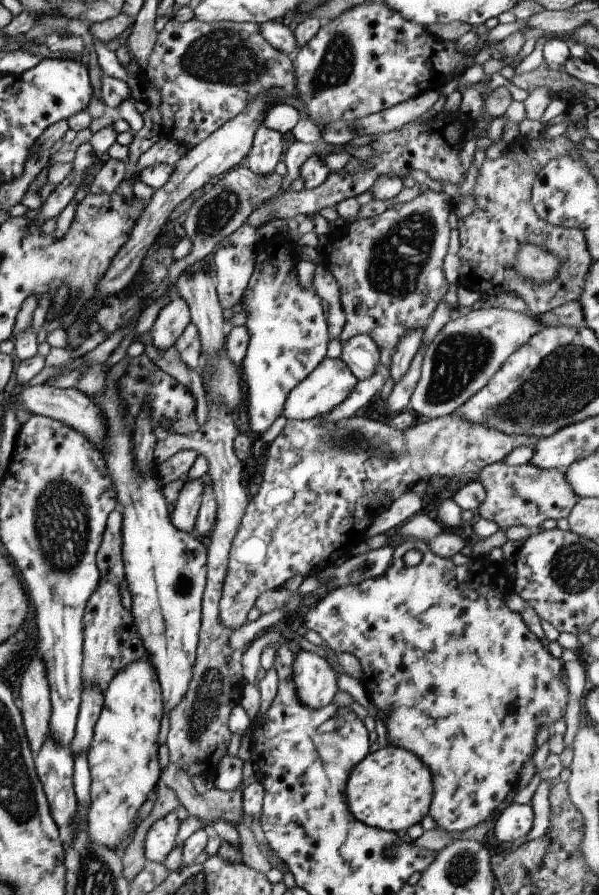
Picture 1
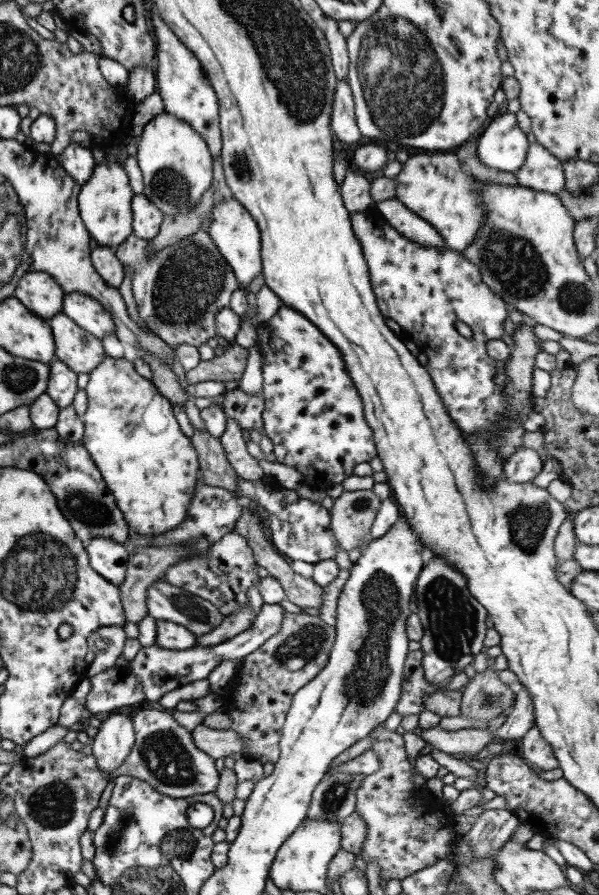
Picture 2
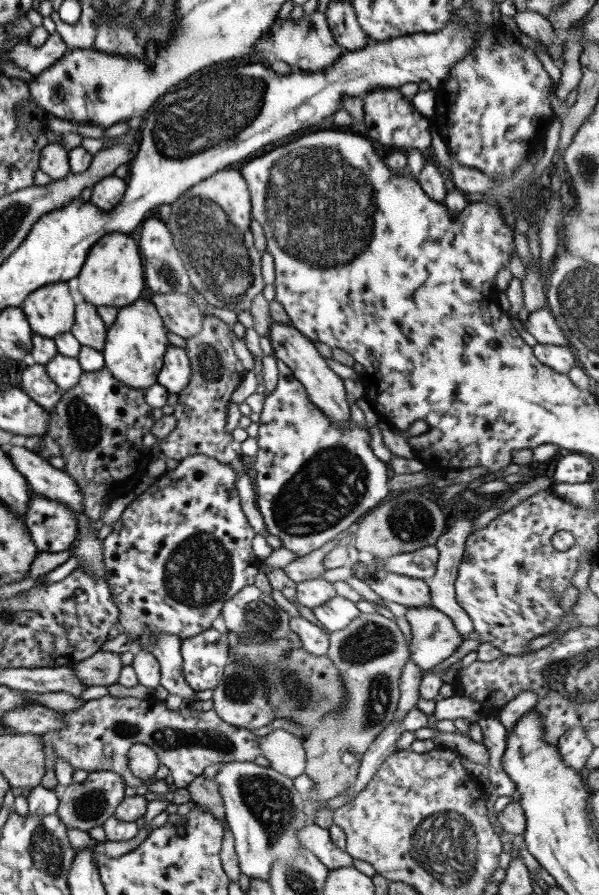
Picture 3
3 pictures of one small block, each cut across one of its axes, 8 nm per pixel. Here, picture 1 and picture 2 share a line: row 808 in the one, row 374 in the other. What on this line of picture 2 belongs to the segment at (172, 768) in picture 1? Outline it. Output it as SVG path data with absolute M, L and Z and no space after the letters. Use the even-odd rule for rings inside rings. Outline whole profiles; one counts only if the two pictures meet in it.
M232 342L220 356L199 361L191 370L185 371L186 381L192 385L204 380L238 380L244 371L248 349Z

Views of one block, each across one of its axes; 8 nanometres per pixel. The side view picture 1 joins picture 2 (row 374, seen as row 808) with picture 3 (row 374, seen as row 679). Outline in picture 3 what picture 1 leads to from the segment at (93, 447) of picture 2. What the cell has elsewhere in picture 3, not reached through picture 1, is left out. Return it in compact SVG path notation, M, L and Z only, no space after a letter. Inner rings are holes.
M146 295L119 308L115 321L106 328L104 346L100 350L104 366L117 381L134 389L145 390L157 382L157 373L161 370L163 354L167 350L167 331L155 305Z

